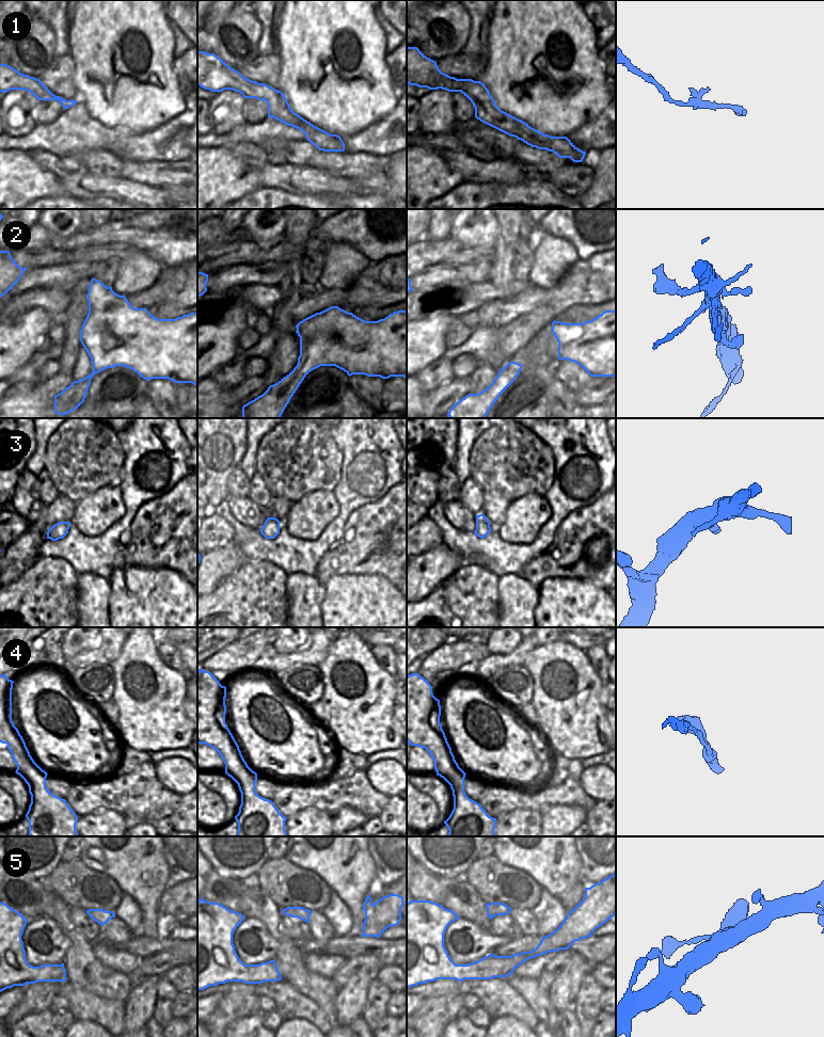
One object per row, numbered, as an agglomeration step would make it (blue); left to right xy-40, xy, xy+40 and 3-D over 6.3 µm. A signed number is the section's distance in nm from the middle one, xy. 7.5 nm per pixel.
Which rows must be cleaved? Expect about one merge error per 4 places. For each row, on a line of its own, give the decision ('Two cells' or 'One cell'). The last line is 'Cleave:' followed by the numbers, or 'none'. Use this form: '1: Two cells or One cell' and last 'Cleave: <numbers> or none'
1: One cell
2: One cell
3: One cell
4: One cell
5: One cell
Cleave: none.

